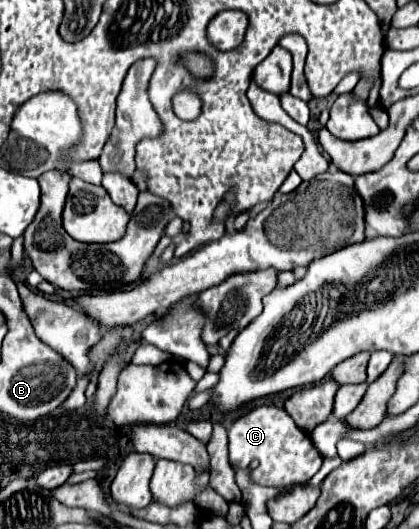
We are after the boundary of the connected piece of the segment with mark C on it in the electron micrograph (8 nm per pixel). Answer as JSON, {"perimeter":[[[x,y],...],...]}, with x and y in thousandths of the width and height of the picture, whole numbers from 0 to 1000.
{"perimeter":[[[625,766],[599,771],[551,802],[547,877],[556,888],[594,888],[599,907],[618,919],[699,919],[737,911],[766,885],[771,866],[747,847],[737,820],[714,813],[675,771]]]}

